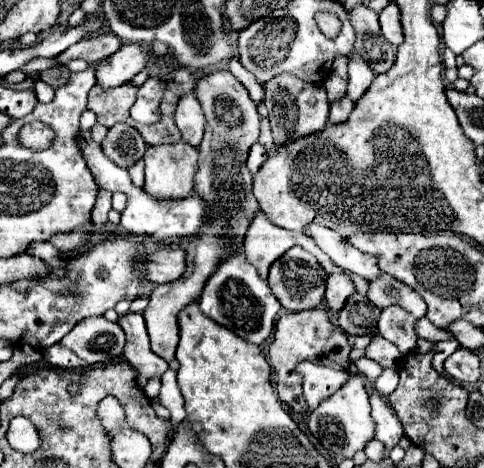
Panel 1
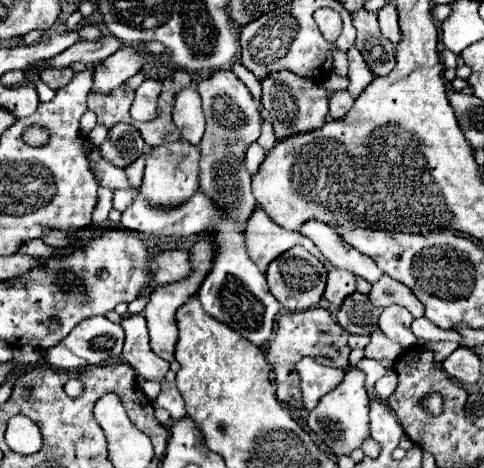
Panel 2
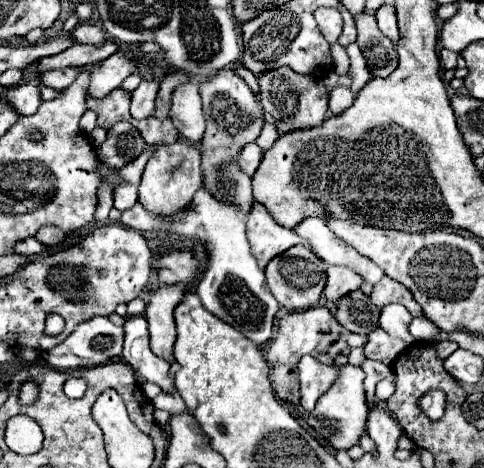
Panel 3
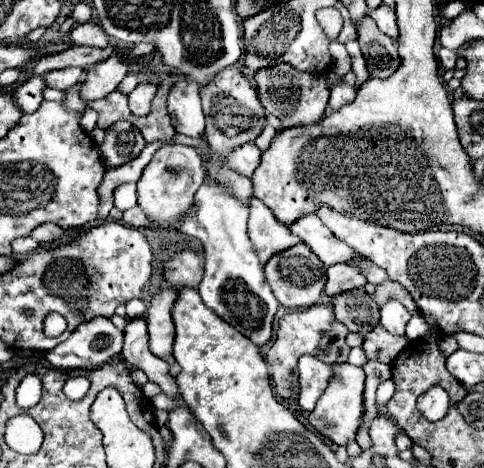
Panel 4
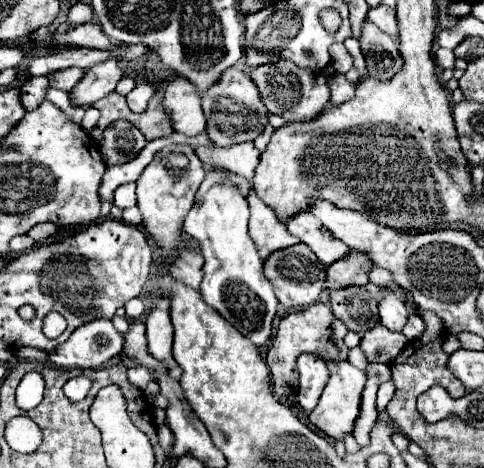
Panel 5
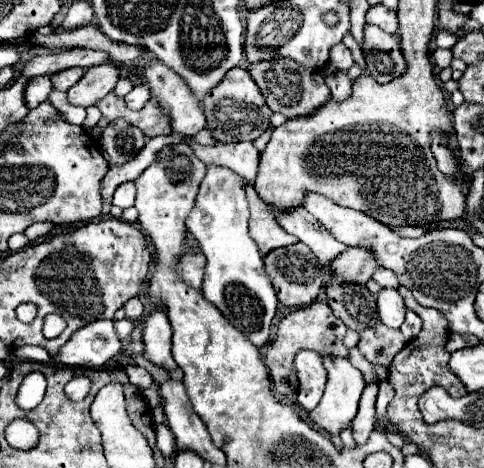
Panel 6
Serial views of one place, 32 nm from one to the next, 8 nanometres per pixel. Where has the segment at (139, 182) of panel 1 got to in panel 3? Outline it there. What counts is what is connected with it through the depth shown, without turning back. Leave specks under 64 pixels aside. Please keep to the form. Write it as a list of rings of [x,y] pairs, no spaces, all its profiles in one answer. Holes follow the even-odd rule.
[[[150,146],[144,154],[141,154],[132,162],[132,164],[126,164],[124,168],[118,170],[118,176],[124,180],[124,182],[130,182],[130,184],[138,184],[140,182],[146,162],[152,156],[156,146]]]

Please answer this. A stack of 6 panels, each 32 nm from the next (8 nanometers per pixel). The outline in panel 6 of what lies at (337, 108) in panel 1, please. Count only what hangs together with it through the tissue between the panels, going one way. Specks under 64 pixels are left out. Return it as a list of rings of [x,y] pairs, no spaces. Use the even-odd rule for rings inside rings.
[[[336,70],[334,74],[326,76],[326,84],[332,90],[332,98],[334,100],[346,100],[350,96],[350,78],[348,78],[348,70]]]

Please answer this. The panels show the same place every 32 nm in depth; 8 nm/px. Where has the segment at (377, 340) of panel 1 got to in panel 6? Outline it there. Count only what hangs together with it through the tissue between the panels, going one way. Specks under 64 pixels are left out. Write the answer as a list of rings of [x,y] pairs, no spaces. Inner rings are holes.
[[[376,322],[372,328],[366,328],[360,334],[358,350],[366,356],[366,360],[374,366],[388,366],[396,352],[400,352],[406,344],[406,338],[400,330],[388,328],[382,322]]]

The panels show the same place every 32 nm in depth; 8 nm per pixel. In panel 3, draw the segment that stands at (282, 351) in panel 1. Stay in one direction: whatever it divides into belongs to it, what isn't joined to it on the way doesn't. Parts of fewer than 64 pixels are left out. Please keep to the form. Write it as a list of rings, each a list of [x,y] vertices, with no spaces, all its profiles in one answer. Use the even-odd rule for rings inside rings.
[[[314,306],[308,310],[300,310],[300,312],[288,312],[286,316],[282,316],[278,320],[276,340],[270,344],[270,348],[266,352],[266,360],[270,364],[270,374],[272,374],[272,382],[274,382],[274,390],[276,390],[278,398],[294,402],[294,404],[300,402],[298,372],[296,372],[296,364],[298,364],[300,356],[310,354],[330,366],[346,364],[348,352],[350,352],[350,348],[346,344],[348,334],[350,332],[324,306]]]

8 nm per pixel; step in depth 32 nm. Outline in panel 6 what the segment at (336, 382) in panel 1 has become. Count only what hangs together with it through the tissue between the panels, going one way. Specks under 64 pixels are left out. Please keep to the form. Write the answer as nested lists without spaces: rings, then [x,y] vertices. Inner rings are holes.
[[[300,350],[294,356],[294,366],[298,374],[298,402],[306,408],[312,410],[324,392],[326,384],[326,370],[322,366],[322,358],[318,352],[310,350]]]

